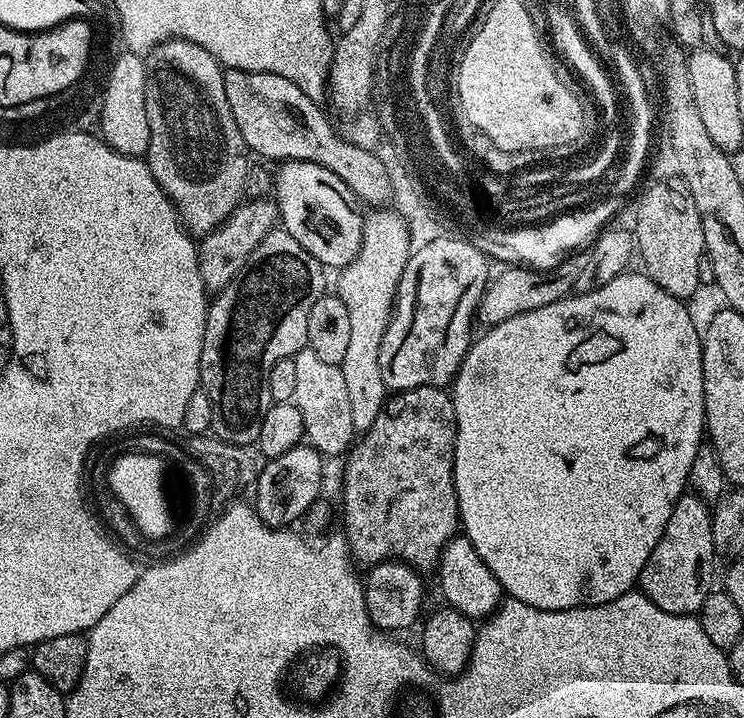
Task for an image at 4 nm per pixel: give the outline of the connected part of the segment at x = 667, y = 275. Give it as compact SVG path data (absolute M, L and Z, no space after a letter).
M660 180L640 196L636 204L634 248L641 260L643 271L666 294L685 302L700 290L698 266L705 255L705 235L702 234L701 216L694 206L694 198L683 180Z

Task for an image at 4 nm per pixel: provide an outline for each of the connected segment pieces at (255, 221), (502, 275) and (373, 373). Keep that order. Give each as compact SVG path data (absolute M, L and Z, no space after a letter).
M271 199L248 200L237 204L236 209L214 231L202 237L196 250L198 274L202 274L202 282L209 293L219 294L236 277L246 258L254 254L258 242L262 242L262 238L266 238L266 234L270 234L277 224L278 213Z
M561 262L554 268L541 270L527 266L508 266L491 277L488 289L484 297L480 299L480 305L476 308L476 320L484 323L484 326L501 324L506 318L514 318L523 312L530 310L542 310L542 306L550 306L550 302L558 302L566 296L573 295L576 279L580 273L577 265Z
M383 210L367 213L358 254L339 273L340 281L334 288L335 295L342 298L350 312L350 347L346 349L342 367L350 397L350 411L360 434L371 426L374 418L378 418L386 403L380 369L380 343L392 316L392 305L396 303L396 287L402 278L402 270L414 251L414 243L408 236L411 236L409 228L401 226Z

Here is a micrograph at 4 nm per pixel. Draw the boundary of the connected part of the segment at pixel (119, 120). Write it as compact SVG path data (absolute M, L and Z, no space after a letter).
M125 51L112 64L108 72L108 85L103 85L103 102L98 135L104 143L109 144L118 154L147 157L150 146L150 121L146 119L146 74L144 60L137 53Z

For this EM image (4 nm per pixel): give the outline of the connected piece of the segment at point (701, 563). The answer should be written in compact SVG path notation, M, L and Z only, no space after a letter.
M695 494L682 495L662 530L662 538L658 538L658 546L654 546L650 558L646 558L646 566L642 566L639 591L650 598L654 606L670 614L690 616L699 613L702 602L706 602L708 593L714 588L712 563L716 559L709 505Z

